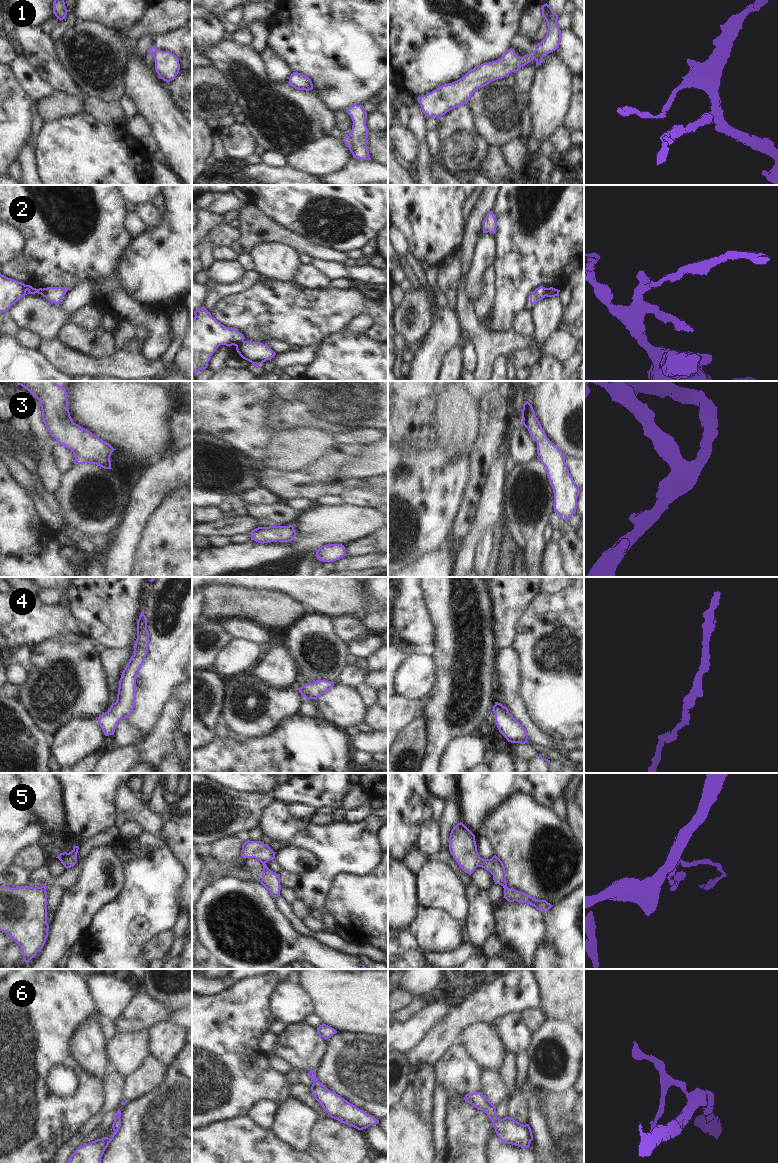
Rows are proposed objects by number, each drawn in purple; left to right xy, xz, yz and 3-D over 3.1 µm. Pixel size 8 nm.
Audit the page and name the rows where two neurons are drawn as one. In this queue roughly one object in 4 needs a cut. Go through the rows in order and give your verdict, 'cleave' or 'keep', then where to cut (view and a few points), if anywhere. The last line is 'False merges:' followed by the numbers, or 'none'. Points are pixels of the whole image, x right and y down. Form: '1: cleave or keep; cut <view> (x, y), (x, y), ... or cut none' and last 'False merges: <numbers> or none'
1: cleave; cut xz (349, 135), (352, 140), (353, 154)
2: cleave; cut xz (244, 341), (236, 346)
3: keep; cut none
4: keep; cut none
5: keep; cut none
6: keep; cut none
False merges: 1, 2

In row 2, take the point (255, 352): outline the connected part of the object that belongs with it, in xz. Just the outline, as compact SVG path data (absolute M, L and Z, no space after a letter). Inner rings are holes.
M244 341L236 346L239 355L258 367L266 360L271 360L276 353L266 344L260 342Z

